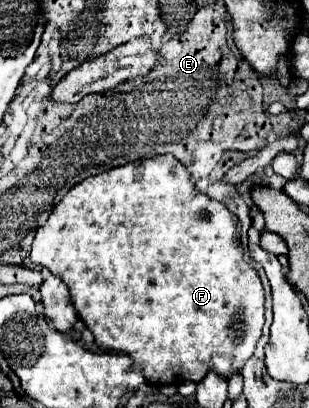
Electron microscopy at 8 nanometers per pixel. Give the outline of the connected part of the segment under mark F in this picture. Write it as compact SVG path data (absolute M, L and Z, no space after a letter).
M161 154L161 156L153 156L153 158L127 162L123 166L111 168L103 174L89 176L81 184L75 184L65 194L65 198L57 204L57 208L51 212L45 226L41 226L37 230L35 240L33 240L33 248L31 248L31 262L47 268L51 274L59 276L67 284L67 288L71 292L71 302L73 302L79 318L93 332L95 344L101 350L129 354L133 358L133 368L141 370L145 380L151 386L157 386L157 388L167 386L167 384L179 386L187 380L199 382L211 370L223 378L229 378L235 372L241 372L245 362L255 352L257 340L261 338L261 328L265 322L265 318L263 318L263 304L265 304L263 284L261 284L255 268L251 268L243 260L239 230L241 230L239 218L233 212L229 212L221 202L211 200L207 194L201 194L195 188L191 174L183 162L179 162L173 154Z

